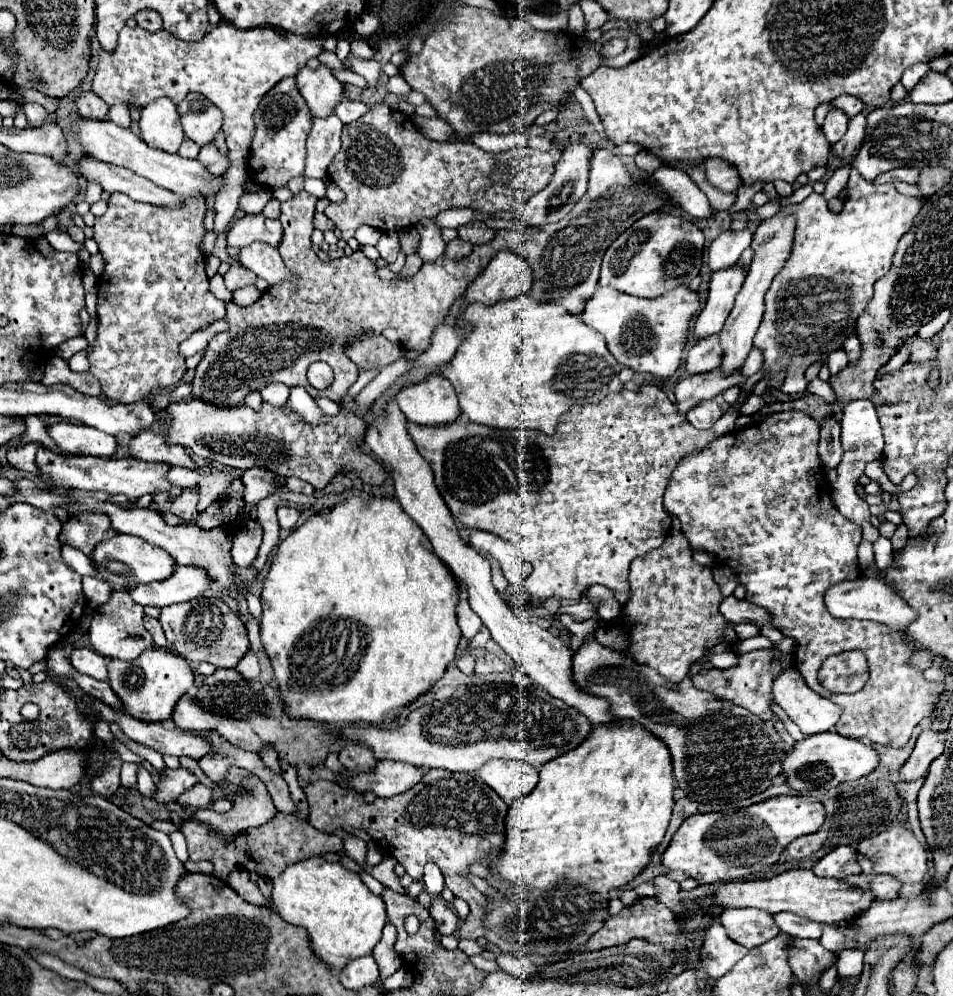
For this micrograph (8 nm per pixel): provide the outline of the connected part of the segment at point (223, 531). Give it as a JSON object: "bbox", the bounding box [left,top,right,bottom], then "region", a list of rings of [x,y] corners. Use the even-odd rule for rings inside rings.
{"bbox":[94,501,240,589],"region":[[[98,501],[94,509],[102,509],[110,515],[114,531],[136,535],[136,537],[140,537],[140,539],[156,545],[156,547],[162,547],[164,551],[168,551],[178,561],[178,565],[196,563],[196,567],[208,567],[208,573],[212,575],[212,579],[216,579],[216,583],[226,585],[230,589],[236,589],[240,585],[234,577],[234,567],[232,567],[232,557],[230,557],[232,533],[226,527],[216,527],[210,531],[202,531],[202,529],[192,527],[192,525],[170,527],[162,521],[162,517],[154,509],[122,509],[120,505],[102,503],[102,501]]]}

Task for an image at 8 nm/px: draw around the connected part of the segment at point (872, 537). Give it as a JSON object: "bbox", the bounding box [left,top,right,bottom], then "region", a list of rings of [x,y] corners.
{"bbox":[830,399,884,543],"region":[[[868,399],[848,403],[848,407],[844,407],[844,411],[840,413],[840,427],[842,427],[844,457],[842,457],[838,469],[836,469],[838,471],[838,479],[830,483],[830,487],[834,487],[832,489],[832,499],[834,499],[834,504],[844,517],[850,521],[854,521],[854,523],[858,523],[862,527],[864,539],[870,541],[870,543],[874,543],[880,537],[880,533],[870,523],[870,507],[868,507],[868,503],[856,495],[856,485],[858,485],[860,475],[864,475],[866,463],[880,459],[882,457],[882,449],[884,449],[882,429],[880,429],[874,405]]]}

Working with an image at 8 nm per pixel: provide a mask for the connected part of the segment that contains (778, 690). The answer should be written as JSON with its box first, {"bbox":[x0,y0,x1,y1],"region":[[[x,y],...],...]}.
{"bbox":[774,669,842,737],"region":[[[796,669],[780,673],[774,683],[774,701],[786,711],[786,715],[800,727],[800,731],[810,737],[818,733],[832,731],[842,715],[842,709],[816,695]]]}

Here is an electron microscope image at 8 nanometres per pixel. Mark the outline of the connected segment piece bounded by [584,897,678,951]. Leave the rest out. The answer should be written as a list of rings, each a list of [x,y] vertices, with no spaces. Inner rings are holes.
[[[644,897],[644,899],[638,899],[630,907],[624,907],[618,915],[610,915],[604,929],[600,929],[596,935],[592,935],[592,939],[588,941],[588,947],[584,947],[584,951],[598,951],[598,949],[606,949],[606,947],[624,945],[634,937],[640,937],[640,939],[646,939],[652,943],[662,943],[664,947],[674,947],[676,935],[678,935],[678,925],[674,921],[672,911],[668,911],[668,907],[664,907],[664,903],[660,903],[658,899]]]

